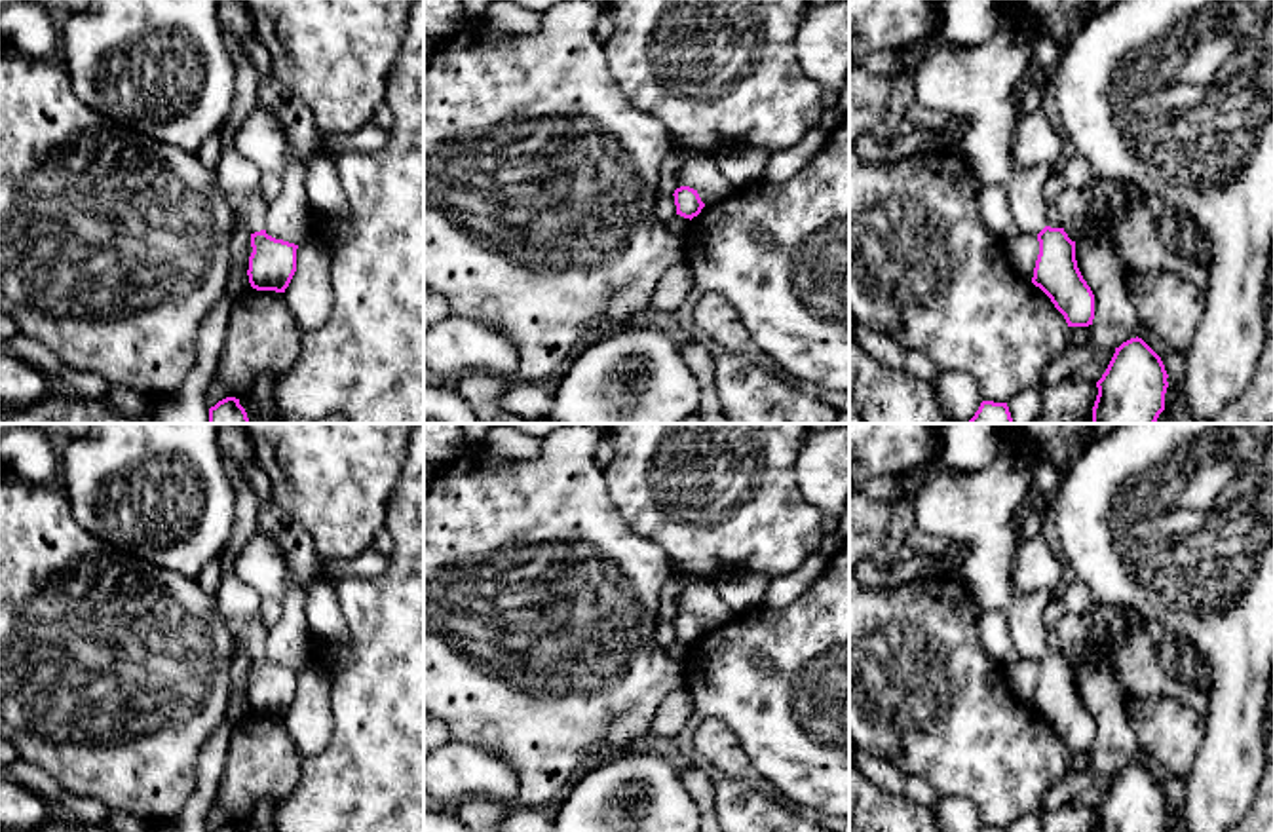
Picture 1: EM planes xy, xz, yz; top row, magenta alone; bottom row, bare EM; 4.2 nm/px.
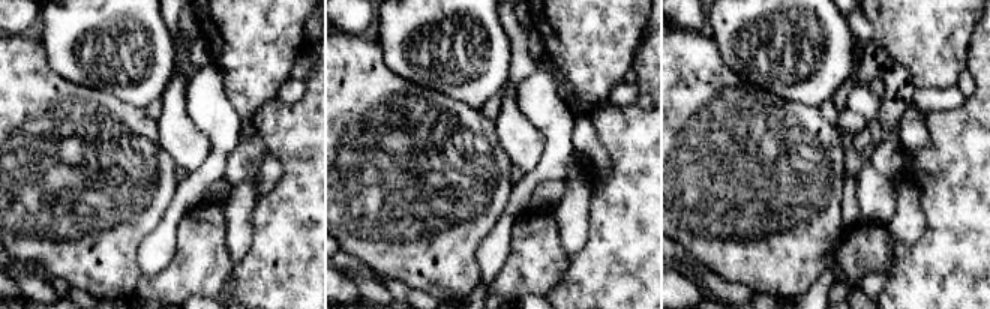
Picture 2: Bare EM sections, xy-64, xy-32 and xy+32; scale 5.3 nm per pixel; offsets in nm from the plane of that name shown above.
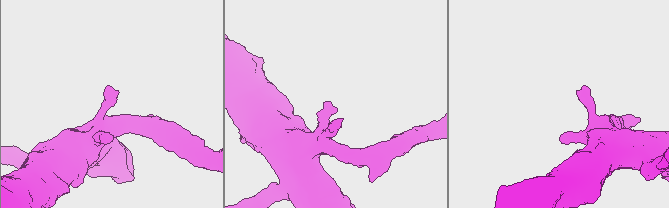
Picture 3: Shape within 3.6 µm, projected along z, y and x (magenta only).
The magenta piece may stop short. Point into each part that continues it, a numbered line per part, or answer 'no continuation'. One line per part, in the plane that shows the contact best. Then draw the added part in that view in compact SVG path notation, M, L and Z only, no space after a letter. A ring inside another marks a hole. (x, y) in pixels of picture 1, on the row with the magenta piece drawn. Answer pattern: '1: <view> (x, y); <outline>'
1: xy (244, 185); M232 144L222 150L215 175L236 218L249 234L264 230L272 201L272 182L264 173Z

